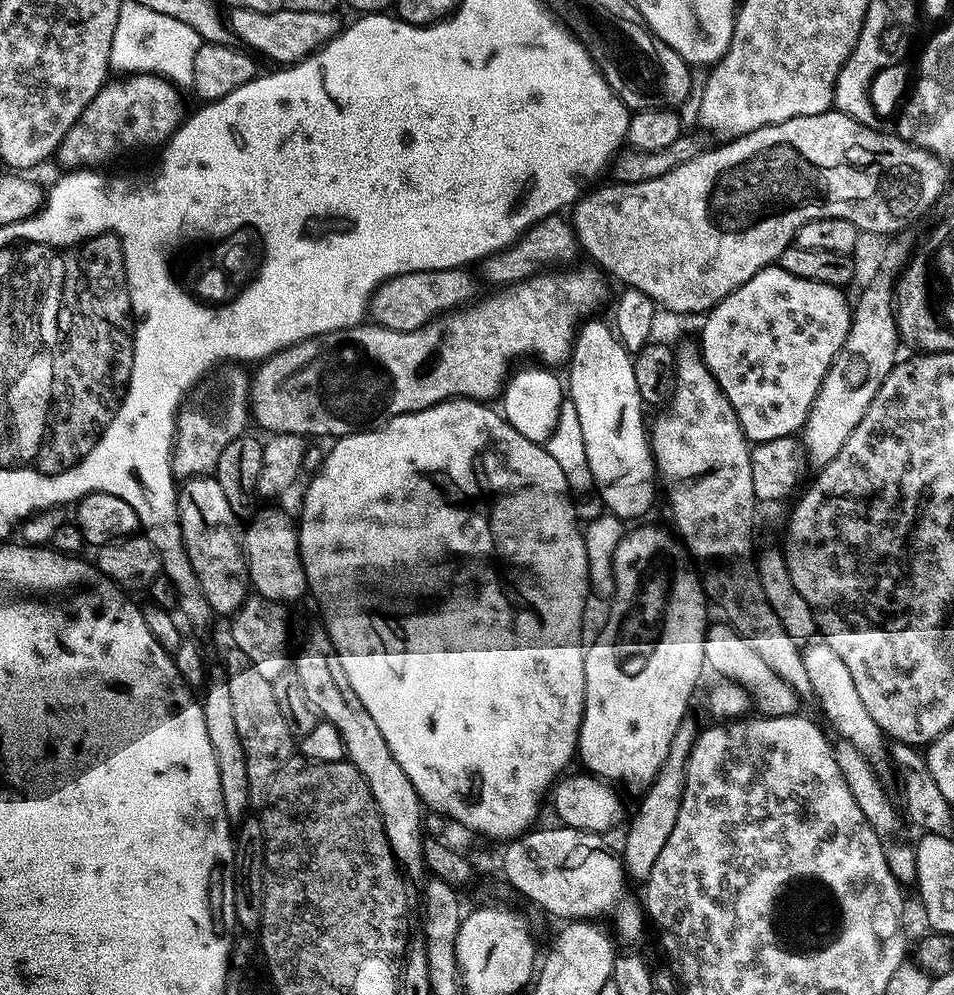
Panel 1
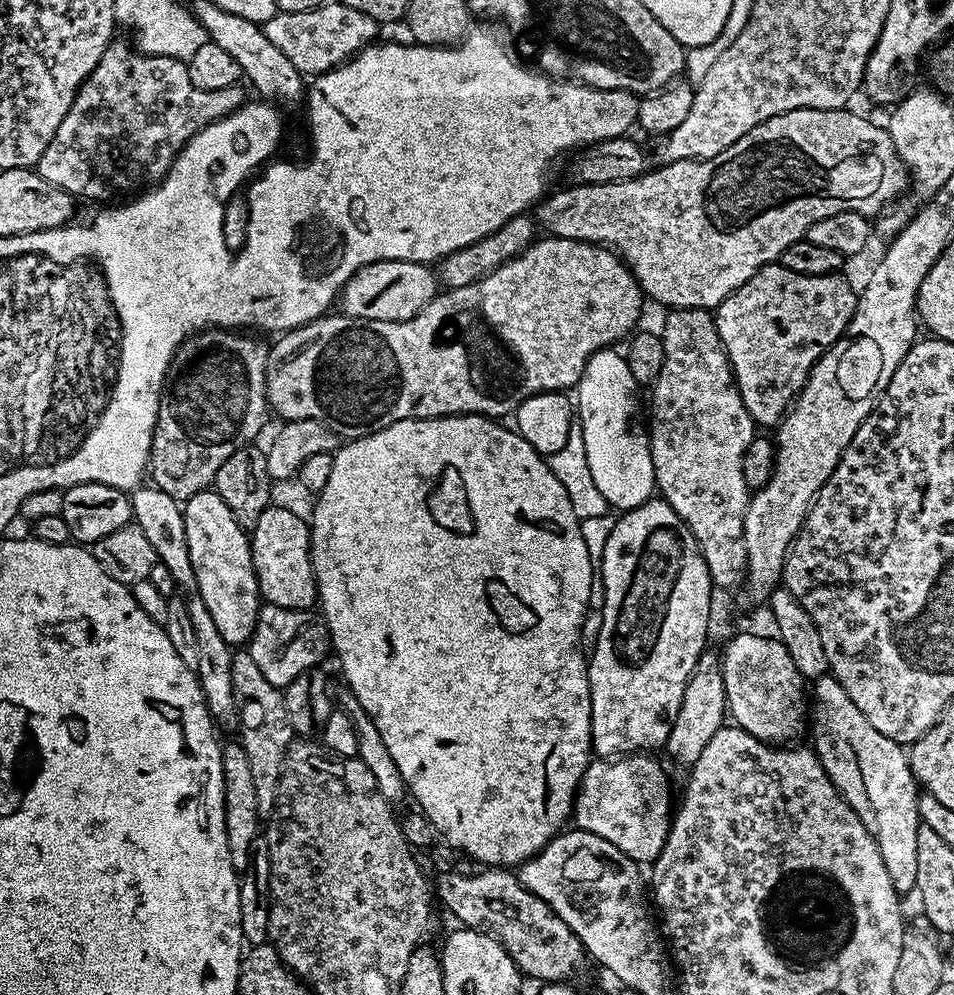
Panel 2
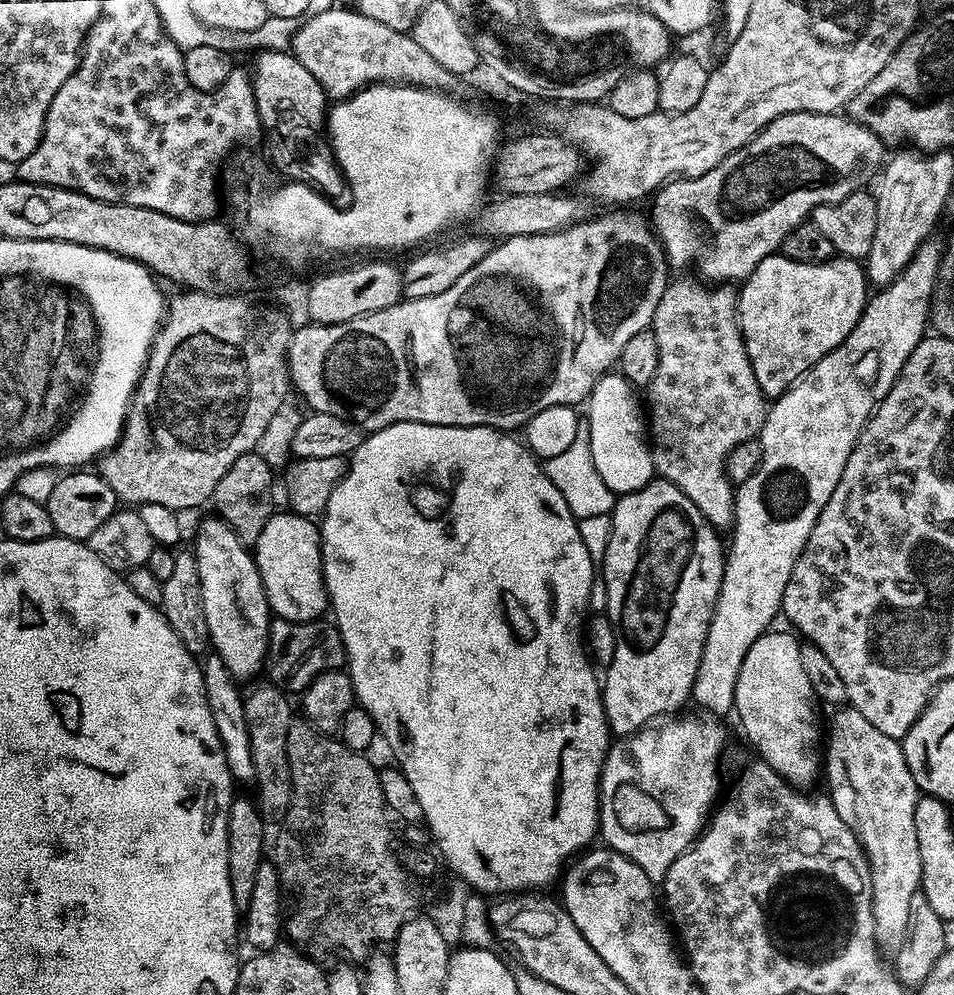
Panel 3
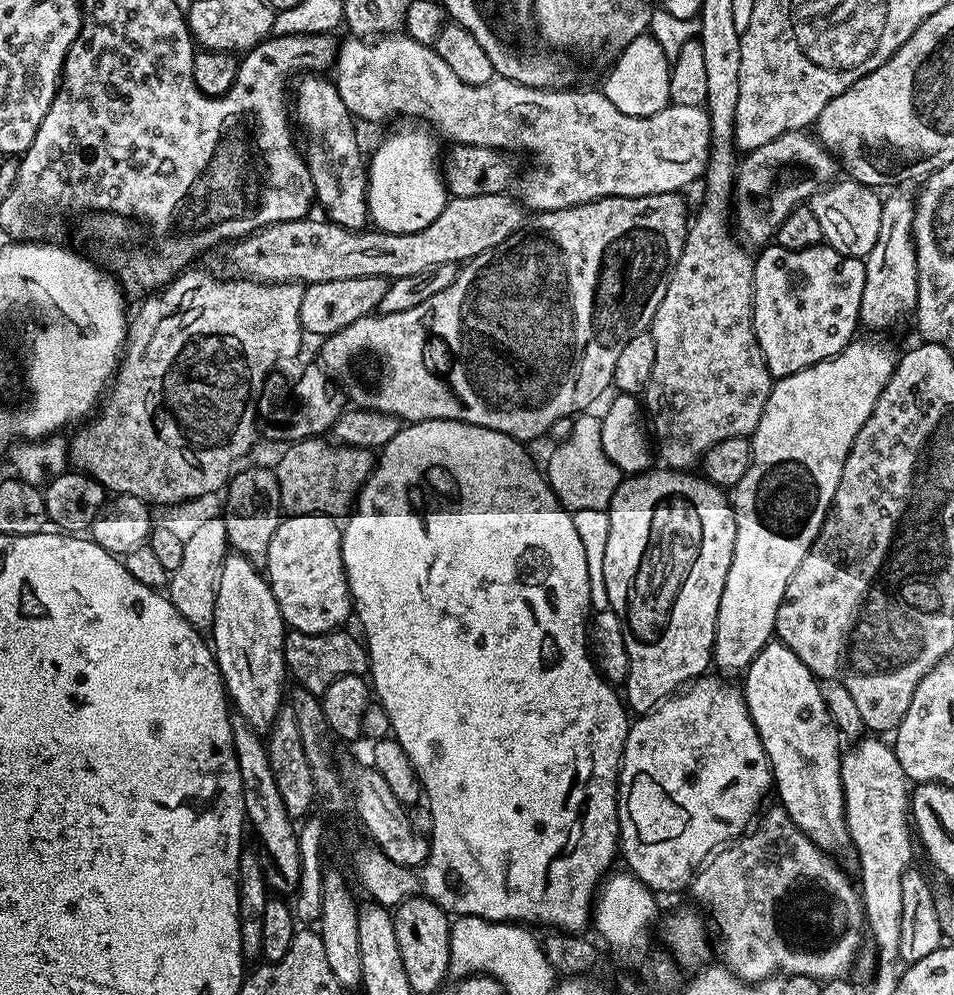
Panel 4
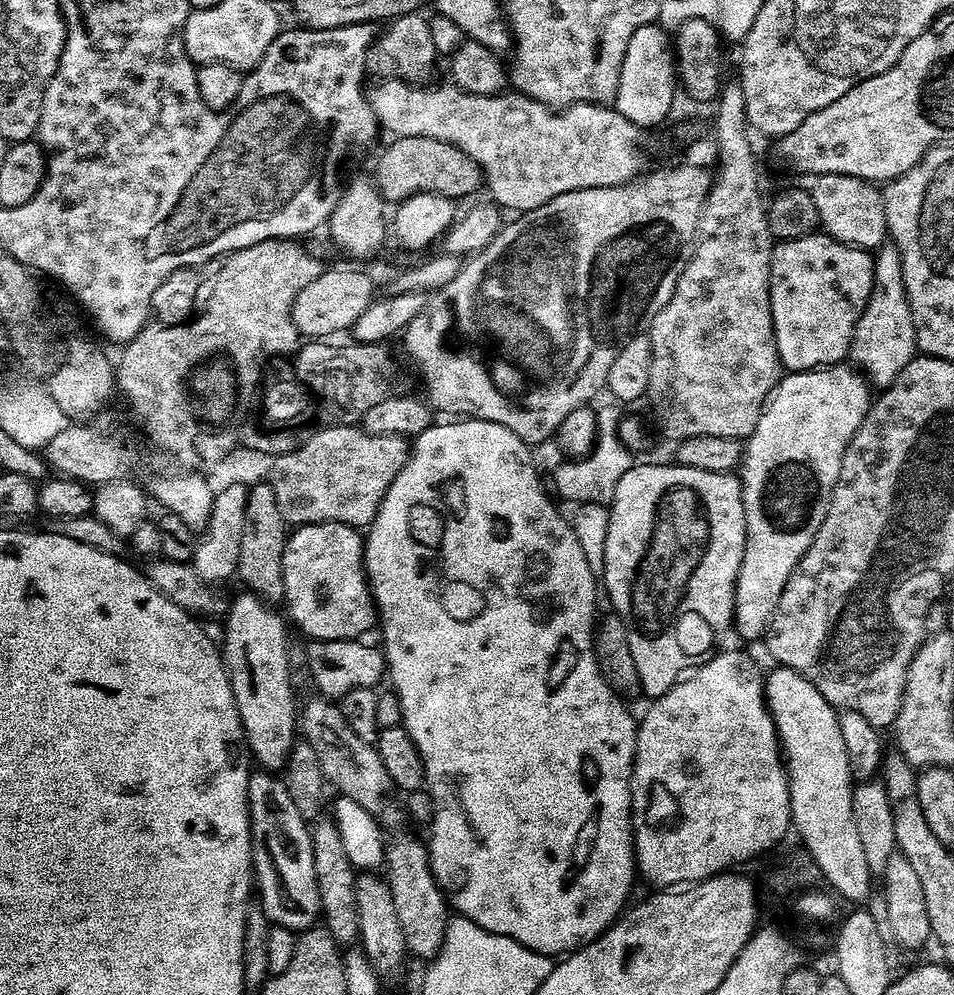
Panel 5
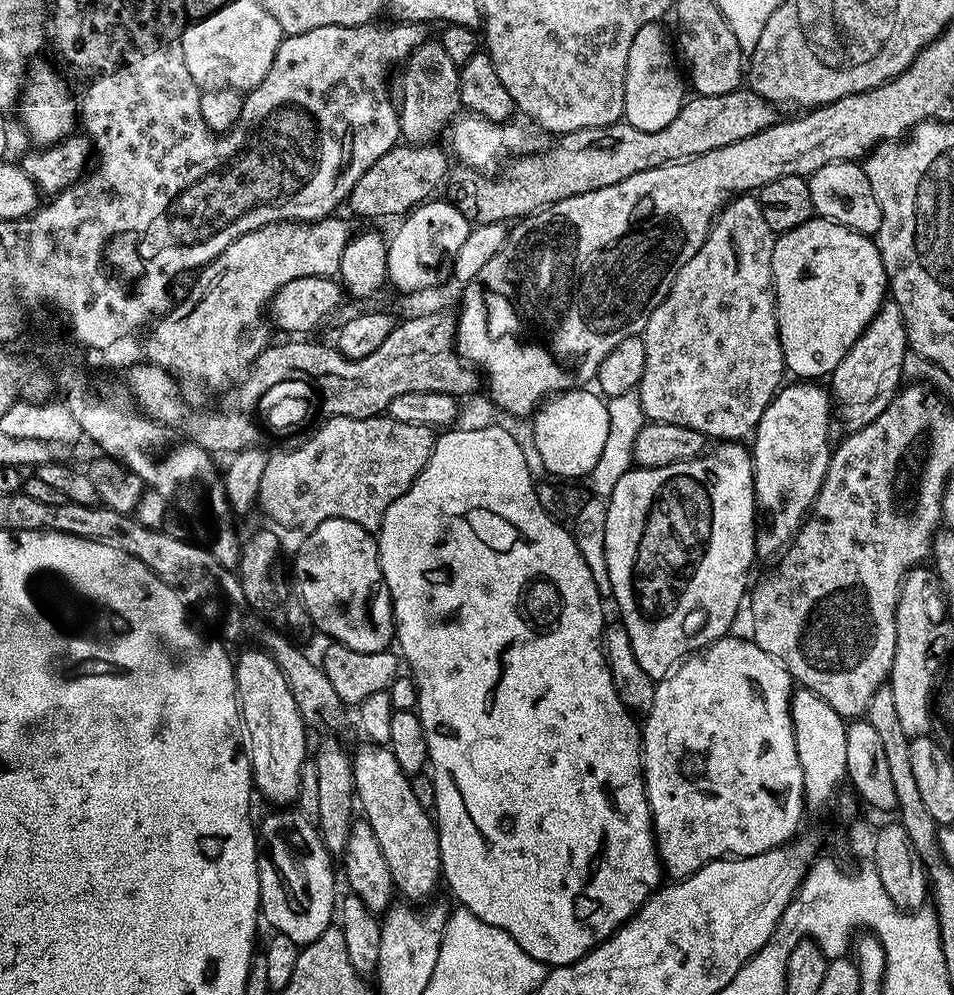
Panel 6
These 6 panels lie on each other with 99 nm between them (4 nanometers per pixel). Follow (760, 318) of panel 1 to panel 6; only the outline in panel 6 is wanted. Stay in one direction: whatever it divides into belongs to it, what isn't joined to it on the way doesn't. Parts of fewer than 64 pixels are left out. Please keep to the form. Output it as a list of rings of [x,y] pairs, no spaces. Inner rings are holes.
[[[823,218],[810,219],[802,226],[794,226],[794,230],[782,232],[776,236],[774,258],[772,259],[772,285],[776,288],[776,329],[782,342],[784,367],[791,375],[792,372],[796,375],[793,377],[804,382],[819,381],[821,379],[819,376],[831,377],[832,371],[838,366],[838,362],[842,362],[842,358],[846,358],[850,346],[854,346],[854,342],[858,342],[858,338],[864,333],[866,326],[870,326],[874,314],[878,314],[878,310],[884,305],[884,301],[889,295],[888,275],[882,266],[880,247],[876,244],[875,239],[872,236],[863,236],[861,232],[850,230],[838,222]]]

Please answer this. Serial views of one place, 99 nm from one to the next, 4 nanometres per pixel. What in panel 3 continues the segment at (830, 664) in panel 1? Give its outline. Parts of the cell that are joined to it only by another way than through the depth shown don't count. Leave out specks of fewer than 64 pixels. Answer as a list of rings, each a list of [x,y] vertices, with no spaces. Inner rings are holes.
[[[854,707],[833,712],[832,725],[826,728],[827,791],[838,814],[855,832],[870,866],[876,943],[883,951],[894,952],[907,938],[910,898],[921,891],[922,854],[918,854],[914,831],[918,789],[906,766],[901,741],[870,726]]]

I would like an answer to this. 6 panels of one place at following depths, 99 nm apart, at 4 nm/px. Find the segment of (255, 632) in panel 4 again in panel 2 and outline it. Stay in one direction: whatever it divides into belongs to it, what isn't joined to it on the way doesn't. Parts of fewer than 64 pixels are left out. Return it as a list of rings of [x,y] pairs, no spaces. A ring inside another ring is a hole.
[[[215,490],[194,494],[183,501],[182,511],[186,526],[186,546],[190,550],[190,562],[194,566],[202,602],[206,602],[210,618],[214,618],[214,626],[218,626],[222,638],[226,638],[228,644],[247,645],[252,638],[262,603],[256,571],[252,565],[249,533],[241,528],[230,506],[222,502]]]

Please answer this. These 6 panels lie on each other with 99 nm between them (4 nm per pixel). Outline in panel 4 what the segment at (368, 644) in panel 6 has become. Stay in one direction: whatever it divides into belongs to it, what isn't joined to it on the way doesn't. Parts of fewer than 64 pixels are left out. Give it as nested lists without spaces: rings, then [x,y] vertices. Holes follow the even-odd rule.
[[[285,515],[280,521],[274,538],[270,540],[266,579],[278,602],[285,625],[294,632],[322,634],[335,632],[354,612],[352,592],[348,589],[348,579],[344,573],[343,550],[340,545],[342,528],[331,516],[290,516]]]

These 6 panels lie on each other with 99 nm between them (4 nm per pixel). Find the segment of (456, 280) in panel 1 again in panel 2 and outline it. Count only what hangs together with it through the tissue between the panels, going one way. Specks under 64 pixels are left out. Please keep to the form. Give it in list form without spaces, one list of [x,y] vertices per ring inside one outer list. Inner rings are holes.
[[[379,260],[359,268],[344,284],[338,308],[353,320],[396,322],[409,320],[438,294],[438,276],[429,265],[405,260]]]

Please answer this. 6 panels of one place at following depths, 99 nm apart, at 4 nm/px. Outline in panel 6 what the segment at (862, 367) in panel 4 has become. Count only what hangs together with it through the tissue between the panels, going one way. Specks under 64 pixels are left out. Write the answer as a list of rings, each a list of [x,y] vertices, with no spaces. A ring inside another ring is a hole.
[[[816,382],[792,383],[796,384],[781,387],[772,397],[750,444],[756,507],[763,519],[768,519],[768,532],[760,530],[756,534],[756,554],[760,558],[779,557],[792,543],[822,490],[834,451],[833,441],[828,441],[834,425],[834,404],[829,393]]]

